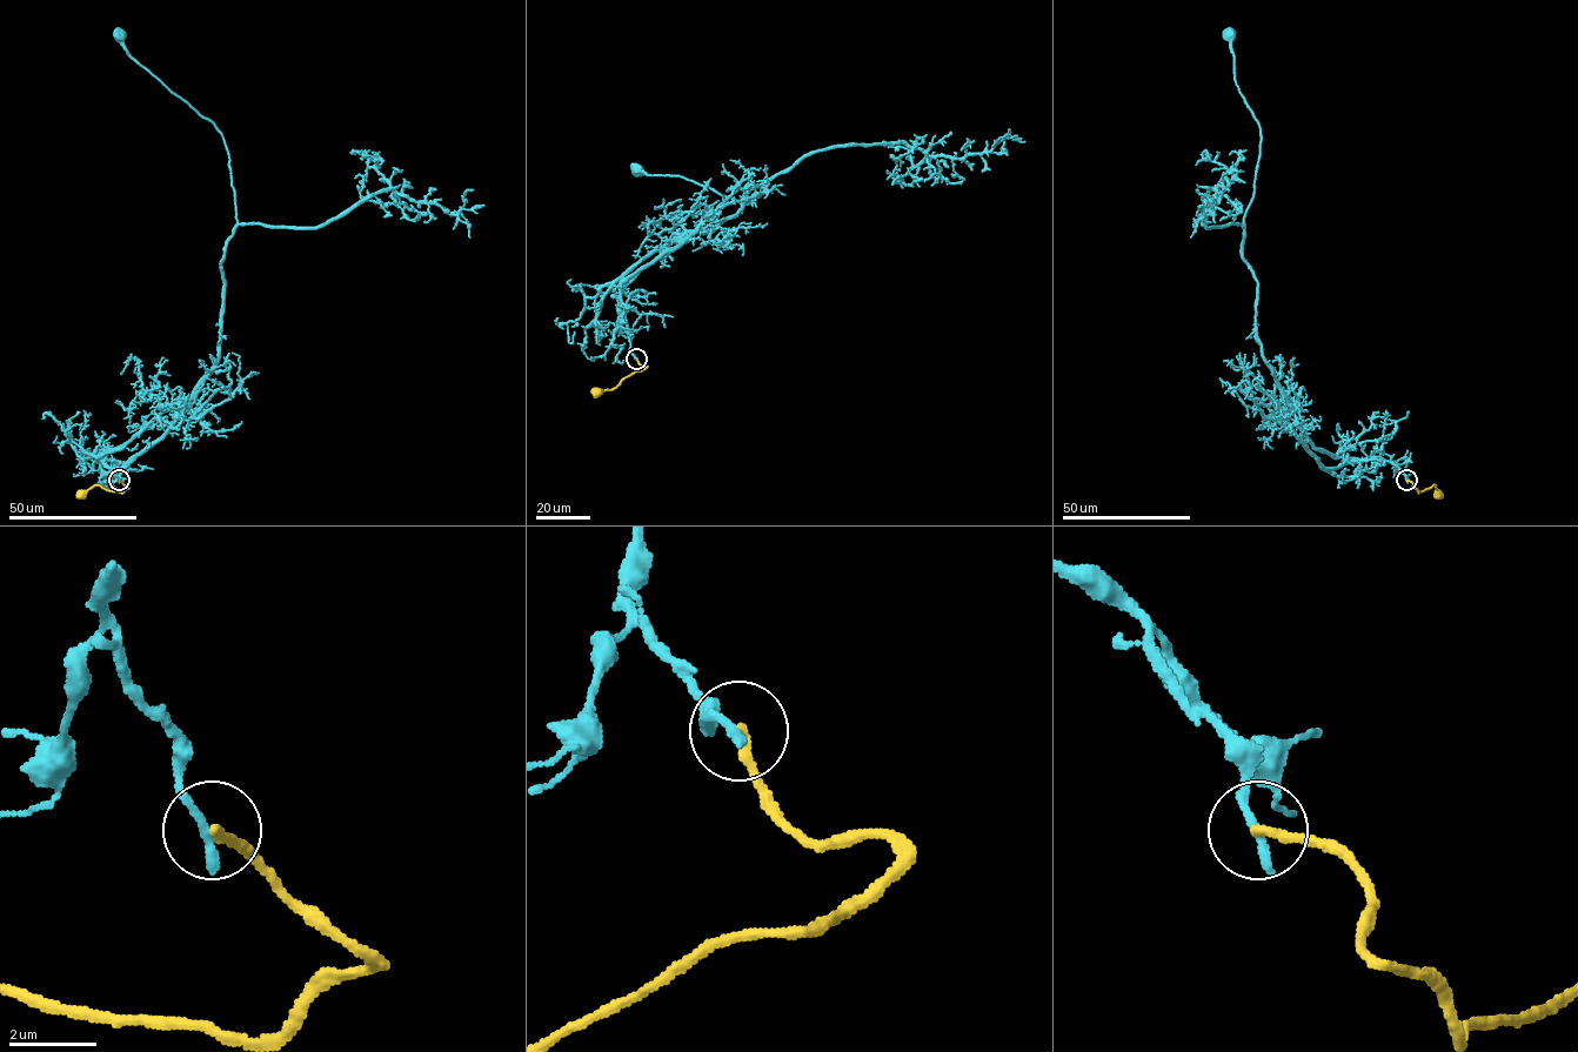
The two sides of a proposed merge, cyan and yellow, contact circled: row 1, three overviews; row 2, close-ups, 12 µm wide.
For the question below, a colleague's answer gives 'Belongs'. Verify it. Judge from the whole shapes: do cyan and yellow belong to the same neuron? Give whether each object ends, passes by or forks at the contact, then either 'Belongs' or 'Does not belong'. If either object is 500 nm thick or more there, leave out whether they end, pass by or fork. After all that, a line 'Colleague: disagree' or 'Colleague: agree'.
At the ring cyan ends. At the ring yellow ends. Does not belong
Colleague: disagree

